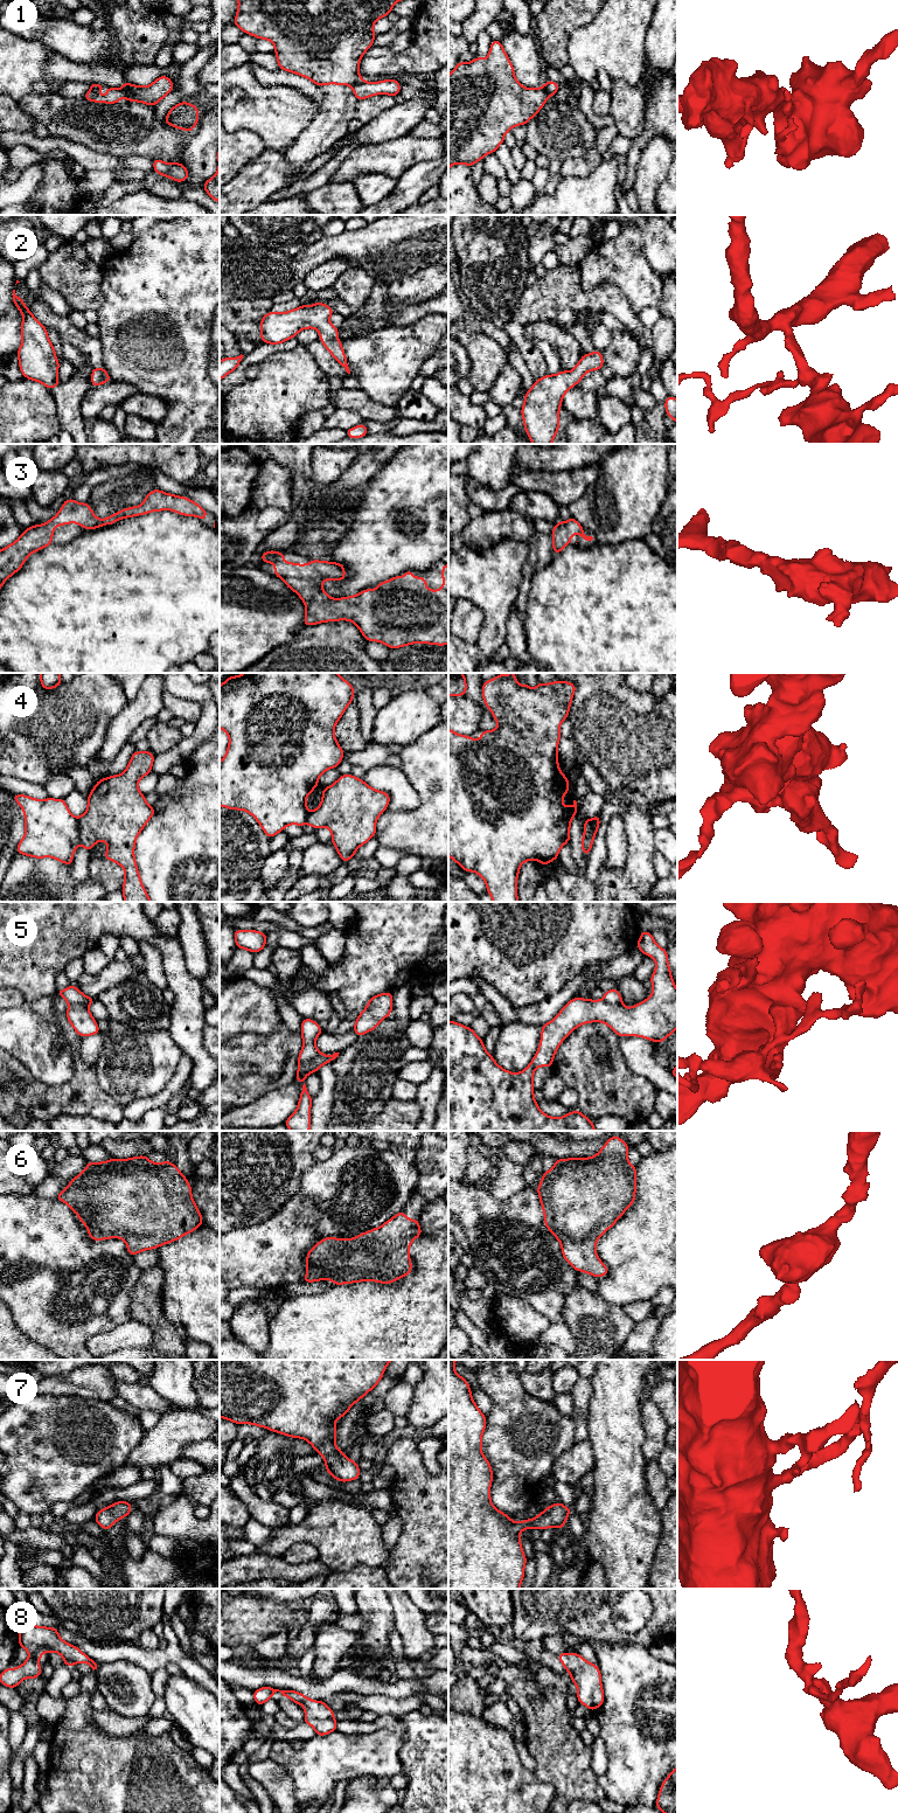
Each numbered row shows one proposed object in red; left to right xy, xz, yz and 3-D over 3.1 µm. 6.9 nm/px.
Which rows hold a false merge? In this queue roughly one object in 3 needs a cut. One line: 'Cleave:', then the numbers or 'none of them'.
Cleave: 1, 4, 5

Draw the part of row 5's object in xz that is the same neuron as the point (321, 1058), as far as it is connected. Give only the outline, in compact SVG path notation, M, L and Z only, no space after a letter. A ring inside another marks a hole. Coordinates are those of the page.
M334 1053L332 1056L327 1056L326 1054L319 1054L314 1057L309 1063L311 1072L316 1072L323 1064L328 1062L333 1062L340 1053Z

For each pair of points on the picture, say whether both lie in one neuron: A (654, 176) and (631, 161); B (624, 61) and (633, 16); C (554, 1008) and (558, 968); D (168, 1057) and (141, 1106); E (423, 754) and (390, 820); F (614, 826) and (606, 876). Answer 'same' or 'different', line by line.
A: different
B: same
C: different
D: different
E: same
F: different

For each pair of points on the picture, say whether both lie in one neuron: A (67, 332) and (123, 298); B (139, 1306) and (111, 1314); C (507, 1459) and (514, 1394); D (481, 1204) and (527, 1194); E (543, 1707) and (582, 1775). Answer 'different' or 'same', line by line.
A: different
B: different
C: same
D: same
E: same

